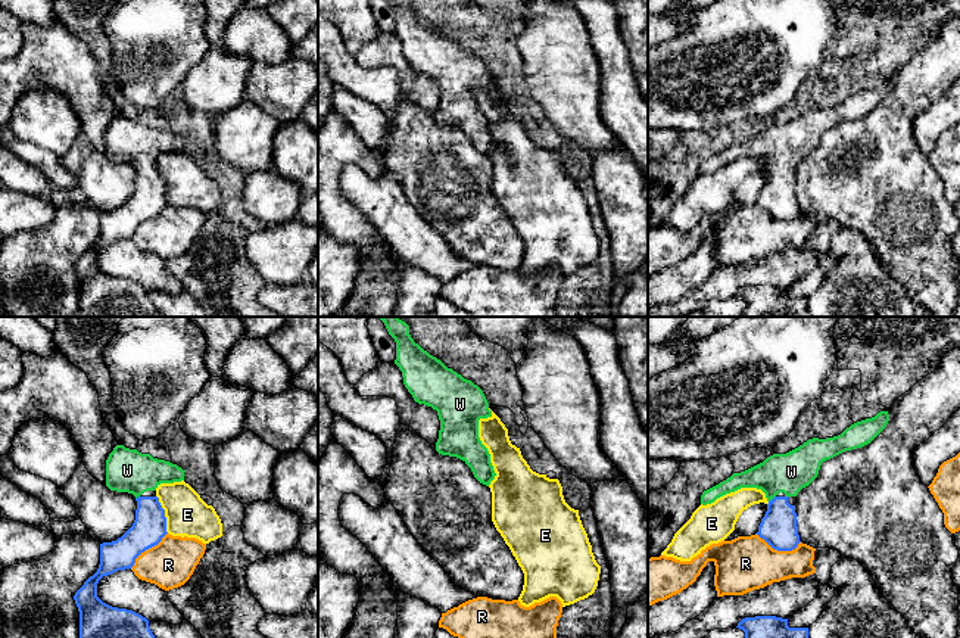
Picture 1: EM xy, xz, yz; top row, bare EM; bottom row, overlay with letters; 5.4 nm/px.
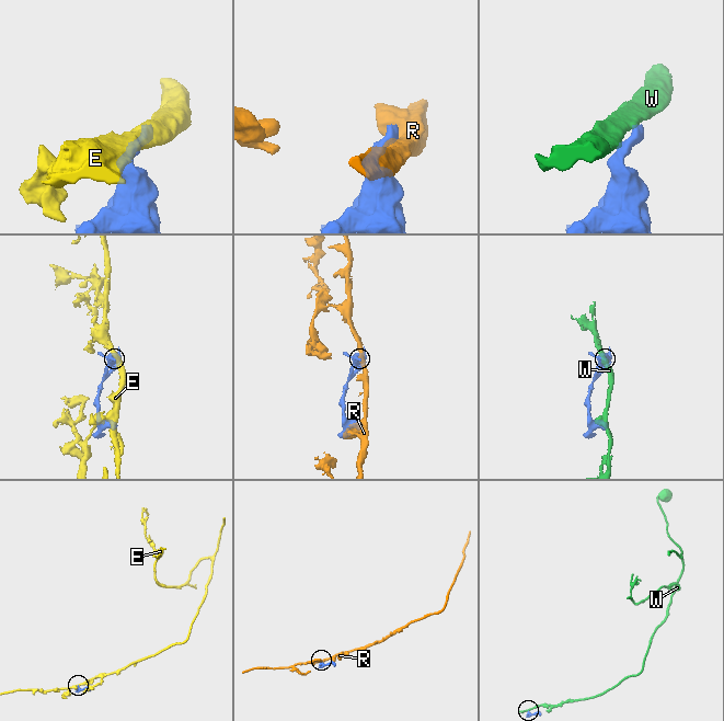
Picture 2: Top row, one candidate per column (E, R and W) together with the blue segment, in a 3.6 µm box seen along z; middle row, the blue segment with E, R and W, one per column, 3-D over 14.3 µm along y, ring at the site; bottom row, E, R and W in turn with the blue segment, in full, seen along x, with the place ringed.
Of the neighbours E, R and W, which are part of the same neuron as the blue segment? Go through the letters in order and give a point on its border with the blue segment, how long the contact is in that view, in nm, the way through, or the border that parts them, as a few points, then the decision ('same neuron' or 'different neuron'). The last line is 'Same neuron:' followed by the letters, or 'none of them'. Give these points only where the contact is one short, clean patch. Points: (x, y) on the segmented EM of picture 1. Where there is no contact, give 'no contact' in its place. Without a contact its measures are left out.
E: contact xy (164, 514); length 220 nm; border xy (156, 495), (164, 510), (165, 529), (168, 532); different neuron
R: contact yz (778, 550); length 260 nm; different neuron
W: contact yz (773, 498); length 50 nm; way yz (778, 528), (778, 506), (773, 498), (773, 489), (791, 472); same neuron
Same neuron: W

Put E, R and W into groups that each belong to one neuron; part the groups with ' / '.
E / R / W

